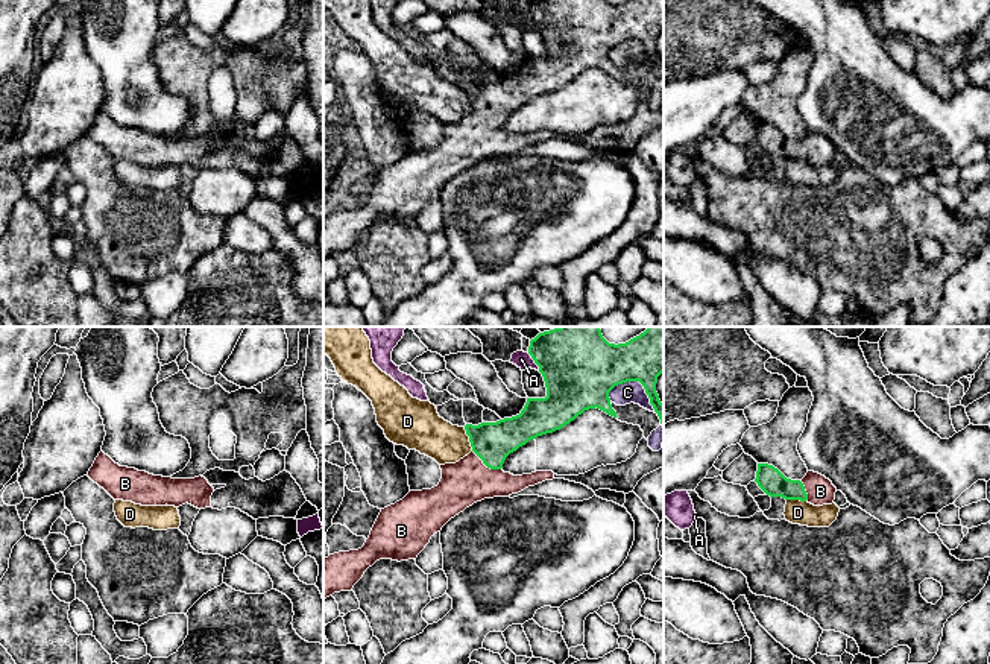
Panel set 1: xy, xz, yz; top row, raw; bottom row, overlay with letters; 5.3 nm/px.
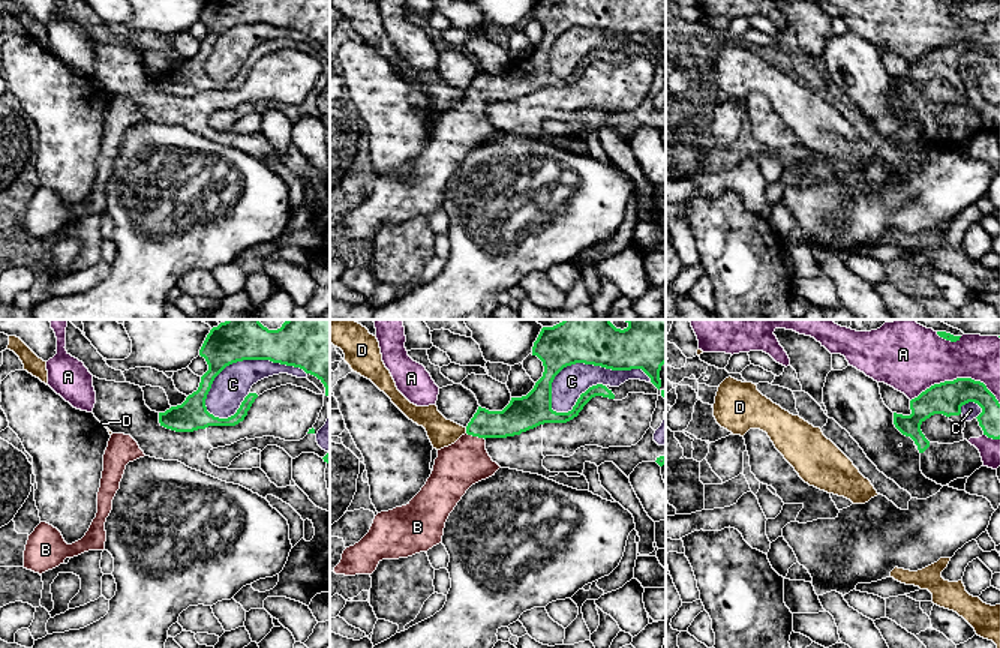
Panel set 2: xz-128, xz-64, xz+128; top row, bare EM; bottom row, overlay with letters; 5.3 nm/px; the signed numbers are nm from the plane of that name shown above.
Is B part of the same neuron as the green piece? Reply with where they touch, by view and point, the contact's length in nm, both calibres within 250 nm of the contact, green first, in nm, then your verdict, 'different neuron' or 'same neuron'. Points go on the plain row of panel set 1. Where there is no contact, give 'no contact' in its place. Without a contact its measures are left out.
contact xz (486, 125); length 190 nm; calibres 220 and 240 nm; same neuron

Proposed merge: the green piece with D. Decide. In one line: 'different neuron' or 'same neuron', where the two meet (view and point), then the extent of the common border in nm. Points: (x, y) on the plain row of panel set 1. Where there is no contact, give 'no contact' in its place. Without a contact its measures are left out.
different neuron; contact xz (469, 99); length 140 nm

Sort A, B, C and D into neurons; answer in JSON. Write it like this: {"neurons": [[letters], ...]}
{"neurons": [["A", "C"], ["B"], ["D"]]}

